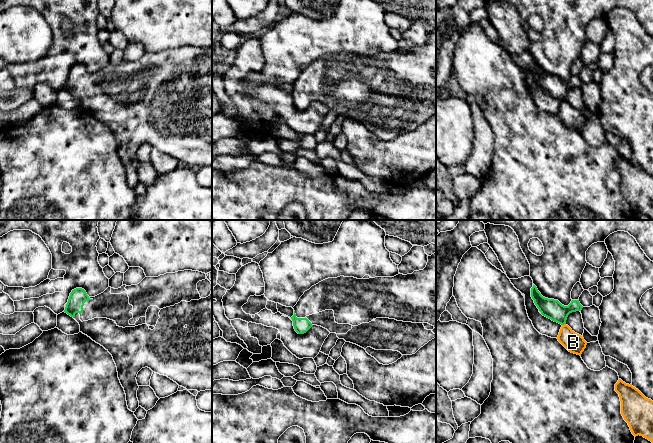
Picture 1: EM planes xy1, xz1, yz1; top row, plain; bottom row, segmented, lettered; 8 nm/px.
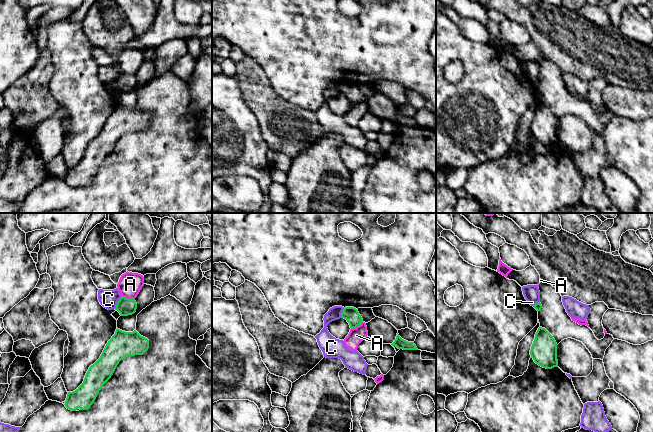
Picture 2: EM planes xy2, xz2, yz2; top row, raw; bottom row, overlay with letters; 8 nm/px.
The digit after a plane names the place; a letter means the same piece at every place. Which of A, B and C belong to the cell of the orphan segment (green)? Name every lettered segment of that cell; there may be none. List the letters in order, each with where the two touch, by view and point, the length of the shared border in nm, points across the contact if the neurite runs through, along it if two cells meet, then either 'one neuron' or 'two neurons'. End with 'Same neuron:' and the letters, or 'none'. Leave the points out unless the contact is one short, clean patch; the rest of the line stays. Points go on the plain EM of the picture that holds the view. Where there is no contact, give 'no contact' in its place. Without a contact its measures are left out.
A: contact xy2 (128, 74); length 110 nm; border xy2 (121, 72), (134, 75); two neurons
B: contact yz1 (563, 100); length 40 nm; border yz1 (565, 99), (562, 101); two neurons
C: contact xy2 (117, 79); length 110 nm; border xy2 (121, 73), (114, 84); two neurons
Same neuron: none

